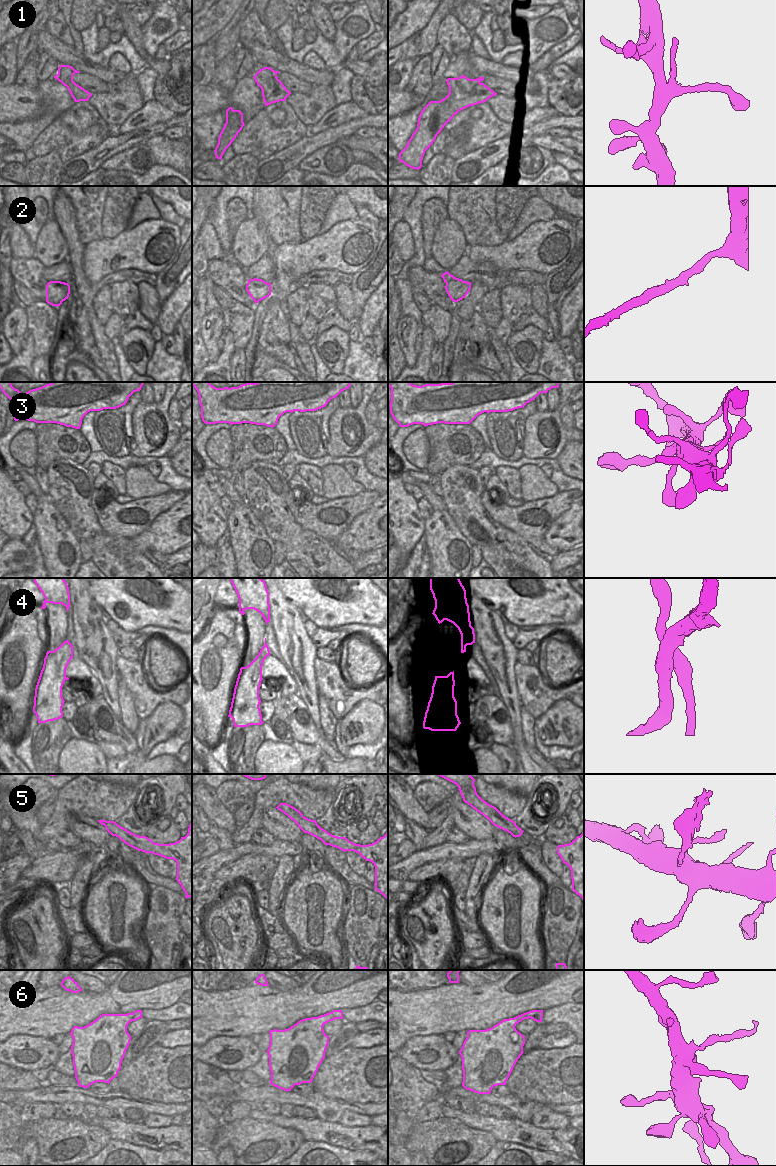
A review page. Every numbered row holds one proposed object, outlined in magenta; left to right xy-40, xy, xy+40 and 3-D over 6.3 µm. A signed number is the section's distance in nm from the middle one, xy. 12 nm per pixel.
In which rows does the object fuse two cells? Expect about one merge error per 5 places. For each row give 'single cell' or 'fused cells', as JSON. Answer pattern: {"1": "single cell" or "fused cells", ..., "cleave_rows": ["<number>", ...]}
{"1": "single cell", "2": "single cell", "3": "single cell", "4": "fused cells", "5": "fused cells", "6": "fused cells", "cleave_rows": ["4", "5", "6"]}

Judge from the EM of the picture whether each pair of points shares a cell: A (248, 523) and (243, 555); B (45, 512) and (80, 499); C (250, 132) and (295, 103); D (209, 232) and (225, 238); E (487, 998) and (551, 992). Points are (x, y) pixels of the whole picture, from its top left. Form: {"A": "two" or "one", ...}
{"A": "one", "B": "two", "C": "two", "D": "two", "E": "one"}

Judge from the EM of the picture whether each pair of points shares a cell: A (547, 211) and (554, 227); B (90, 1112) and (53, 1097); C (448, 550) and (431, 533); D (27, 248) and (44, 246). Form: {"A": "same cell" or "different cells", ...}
{"A": "different cells", "B": "different cells", "C": "same cell", "D": "different cells"}

